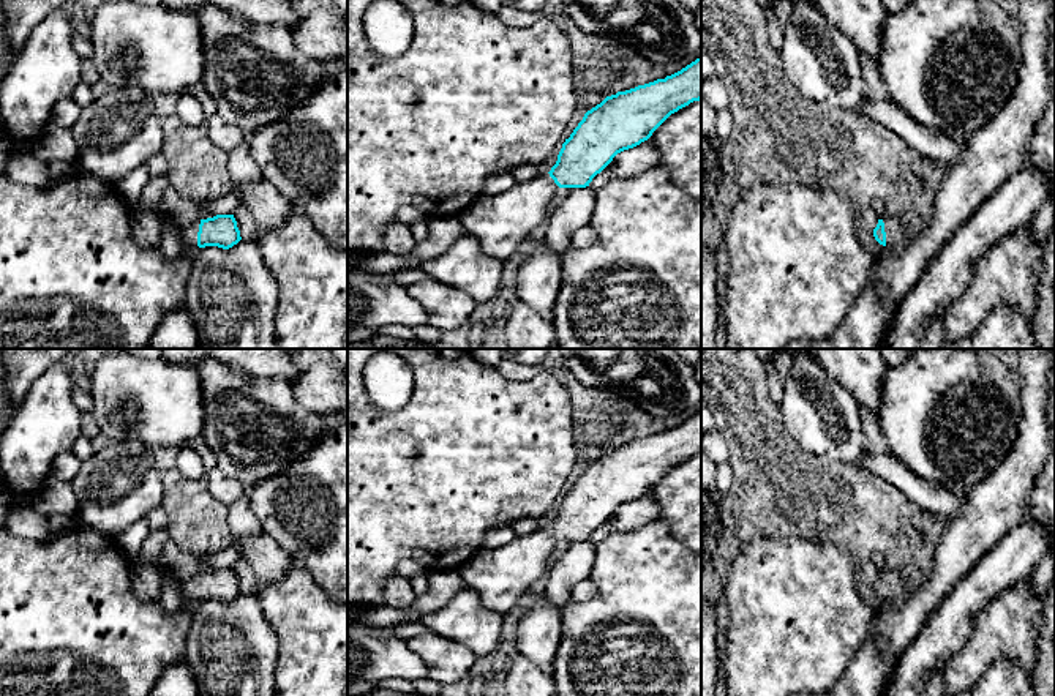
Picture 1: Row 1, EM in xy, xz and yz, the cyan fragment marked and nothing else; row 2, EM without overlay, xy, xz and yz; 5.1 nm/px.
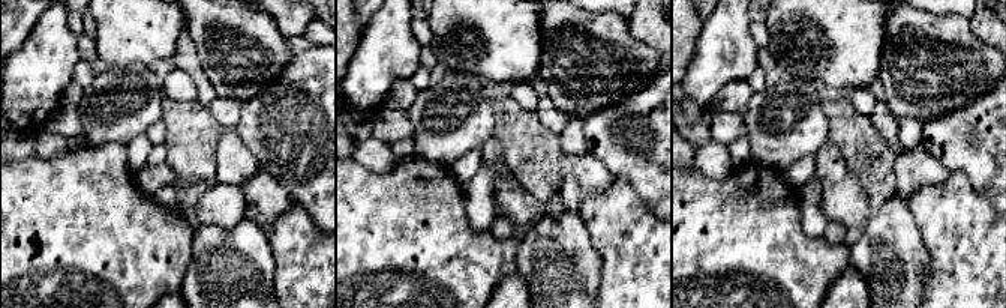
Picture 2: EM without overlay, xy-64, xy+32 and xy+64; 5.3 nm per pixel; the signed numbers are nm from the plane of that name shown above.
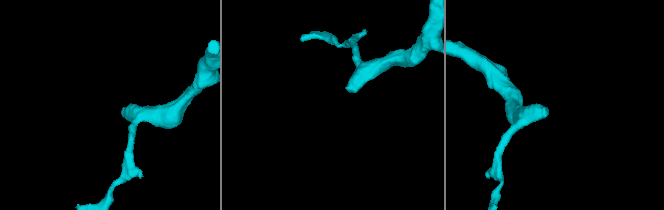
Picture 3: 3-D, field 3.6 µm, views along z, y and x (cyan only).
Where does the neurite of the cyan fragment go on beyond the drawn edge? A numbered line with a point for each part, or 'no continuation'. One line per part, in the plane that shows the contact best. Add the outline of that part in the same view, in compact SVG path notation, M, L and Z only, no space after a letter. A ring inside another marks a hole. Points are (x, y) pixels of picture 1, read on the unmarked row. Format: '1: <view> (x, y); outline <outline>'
1: xy (188, 584); outline M163 568L163 570L169 570L174 573L174 576L178 582L178 587L182 590L183 601L197 600L197 586L199 586L199 578L201 578L199 571L191 576L182 576L177 571L174 571L172 568Z

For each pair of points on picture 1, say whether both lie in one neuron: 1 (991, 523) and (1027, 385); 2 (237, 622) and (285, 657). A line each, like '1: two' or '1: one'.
1: one
2: two

